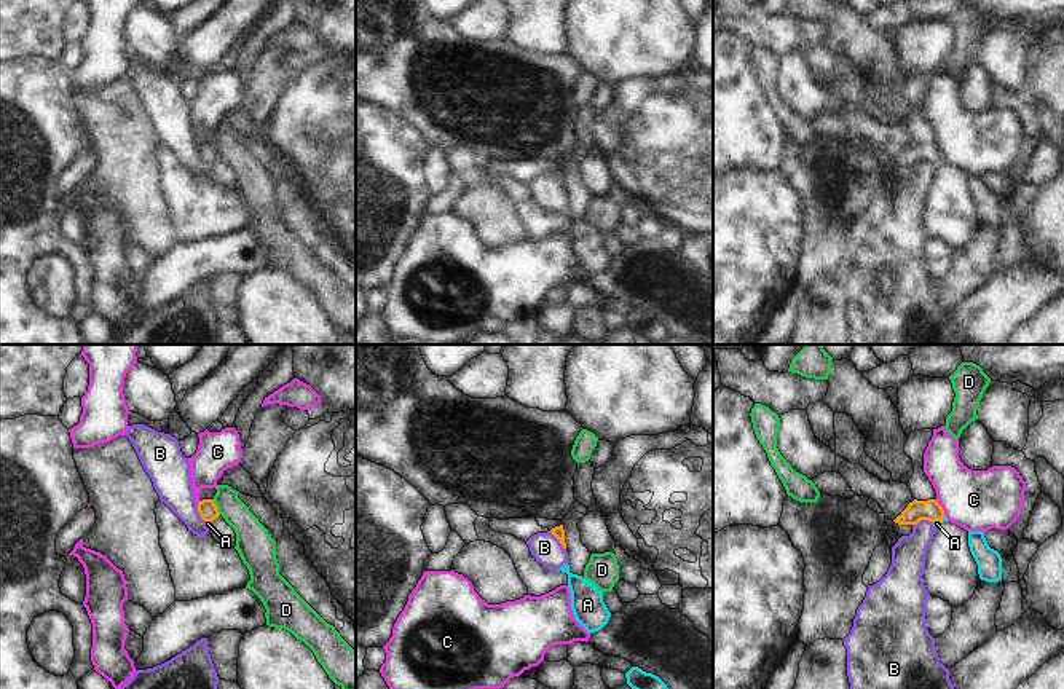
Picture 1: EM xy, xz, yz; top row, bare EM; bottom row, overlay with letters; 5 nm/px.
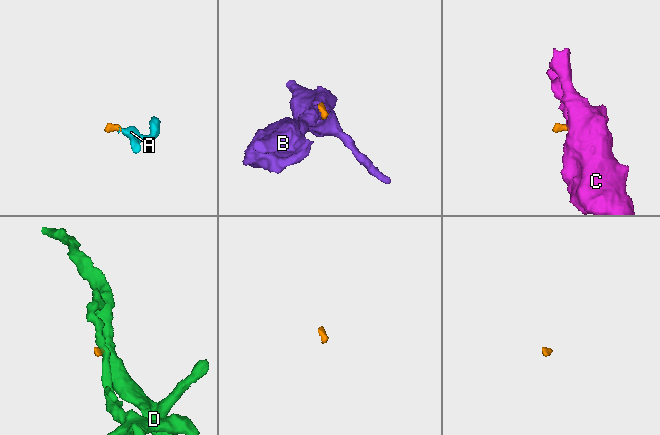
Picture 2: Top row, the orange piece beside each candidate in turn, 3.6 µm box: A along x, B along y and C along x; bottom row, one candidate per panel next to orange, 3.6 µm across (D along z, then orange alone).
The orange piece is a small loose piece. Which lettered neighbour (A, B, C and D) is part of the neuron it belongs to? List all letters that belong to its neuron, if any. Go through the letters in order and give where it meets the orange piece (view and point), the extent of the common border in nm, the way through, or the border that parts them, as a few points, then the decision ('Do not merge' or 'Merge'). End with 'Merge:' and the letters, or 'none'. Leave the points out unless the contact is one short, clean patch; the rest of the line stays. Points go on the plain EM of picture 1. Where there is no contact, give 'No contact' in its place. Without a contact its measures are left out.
A: Touches orange at yz (938, 161). Shared border 70 nm. Path across: yz (916, 153), (930, 153), (938, 161), (937, 166). Merge
B: Touches orange at yz (922, 161). Shared border 110 nm. Boundary: yz (932, 163), (919, 163), (913, 168). Do not merge
C: Touches orange at yz (941, 150). Shared border 90 nm. Boundary: yz (935, 142), (945, 157). Do not merge
D: Touches orange at xy (216, 150). Shared border 90 nm. Boundary: xy (212, 142), (220, 157). Do not merge
Merge: A.

